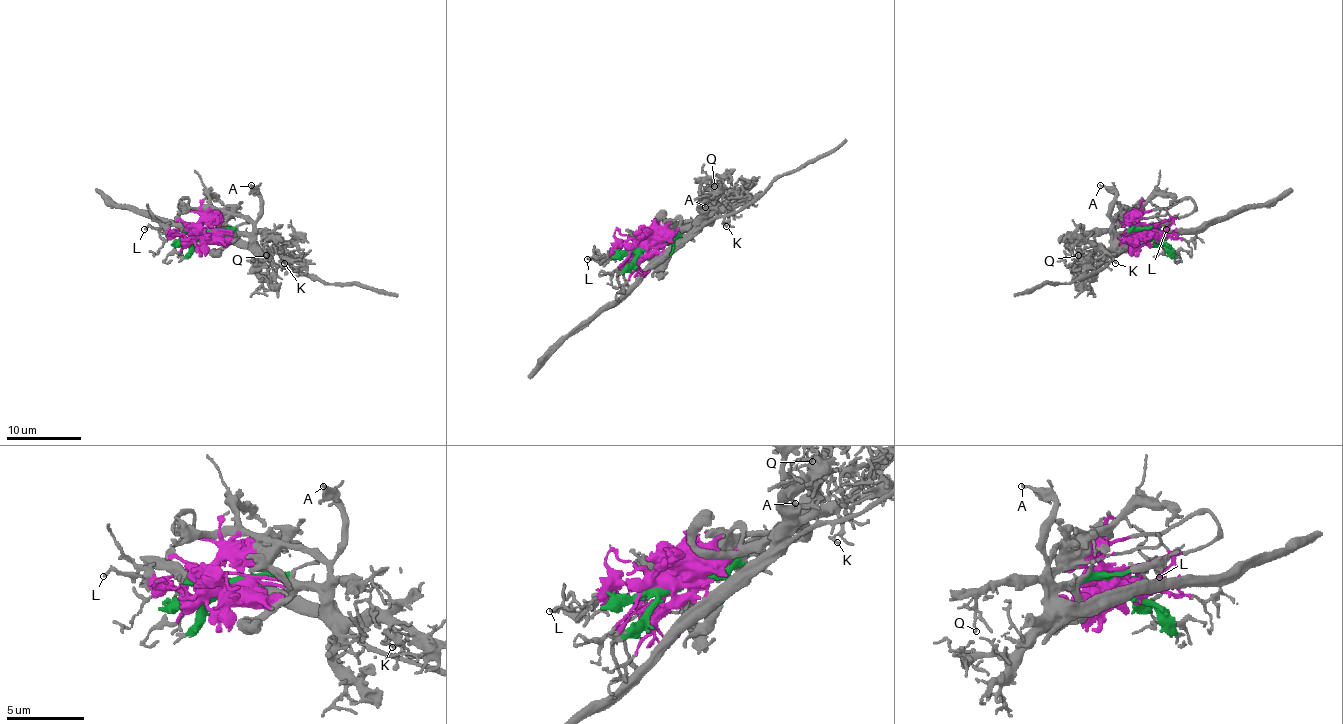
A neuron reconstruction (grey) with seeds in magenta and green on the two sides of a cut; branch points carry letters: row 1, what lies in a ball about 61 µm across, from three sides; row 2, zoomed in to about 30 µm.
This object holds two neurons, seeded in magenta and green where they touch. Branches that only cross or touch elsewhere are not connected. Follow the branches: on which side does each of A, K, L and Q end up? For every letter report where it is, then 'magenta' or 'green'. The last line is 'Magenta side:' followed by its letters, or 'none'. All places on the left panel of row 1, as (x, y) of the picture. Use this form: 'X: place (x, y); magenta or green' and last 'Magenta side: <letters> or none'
A: place (251, 185); green
K: place (284, 263); green
L: place (144, 229); magenta
Q: place (266, 255); green
Magenta side: L

